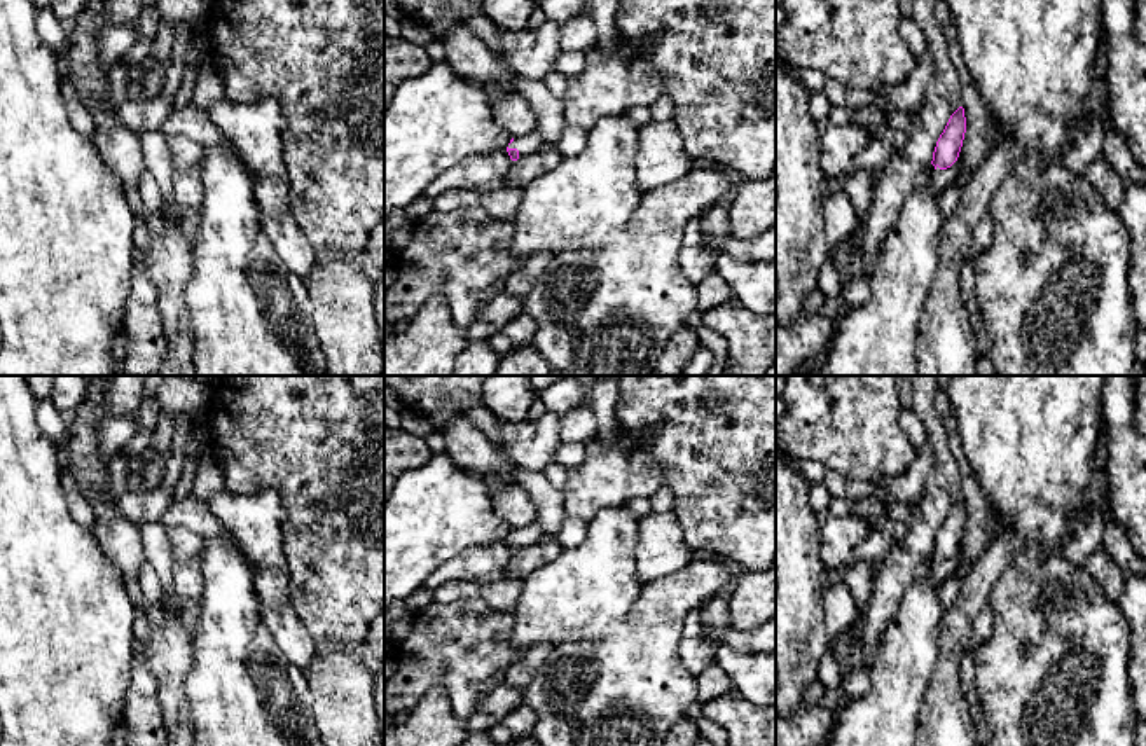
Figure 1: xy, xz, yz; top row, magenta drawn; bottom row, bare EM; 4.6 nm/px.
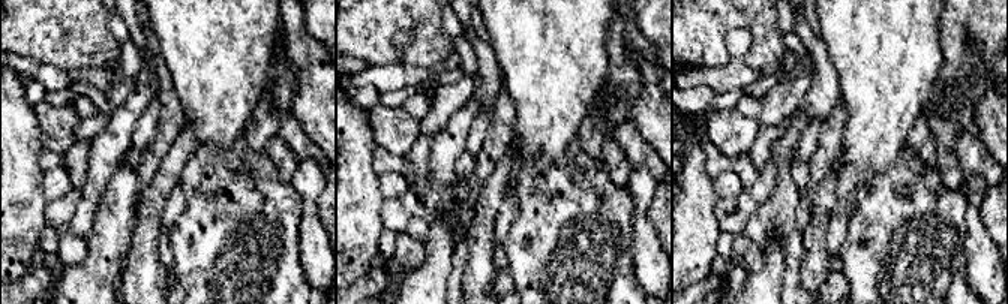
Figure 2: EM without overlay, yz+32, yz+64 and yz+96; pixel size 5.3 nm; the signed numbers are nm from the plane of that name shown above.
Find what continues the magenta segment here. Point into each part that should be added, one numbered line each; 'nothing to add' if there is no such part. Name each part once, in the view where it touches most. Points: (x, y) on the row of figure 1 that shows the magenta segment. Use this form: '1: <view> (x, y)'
1: xz (531, 142)

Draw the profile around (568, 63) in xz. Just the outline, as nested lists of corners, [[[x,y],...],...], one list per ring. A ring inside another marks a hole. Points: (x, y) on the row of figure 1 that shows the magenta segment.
[[[573,51],[573,52],[559,52],[554,72],[559,72],[563,75],[578,75],[585,68],[585,51]]]

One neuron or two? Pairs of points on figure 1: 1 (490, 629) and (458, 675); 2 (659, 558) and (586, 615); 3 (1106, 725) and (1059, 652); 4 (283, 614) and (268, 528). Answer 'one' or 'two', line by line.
1: one
2: two
3: one
4: one

